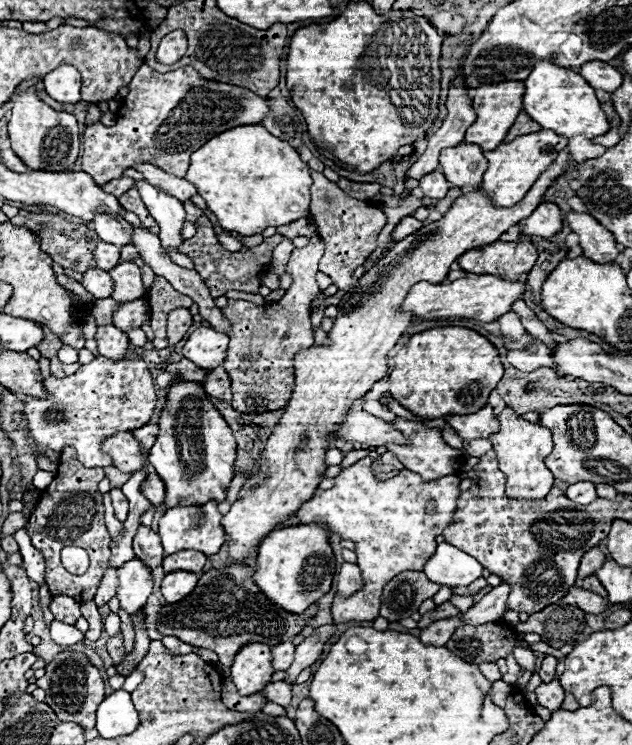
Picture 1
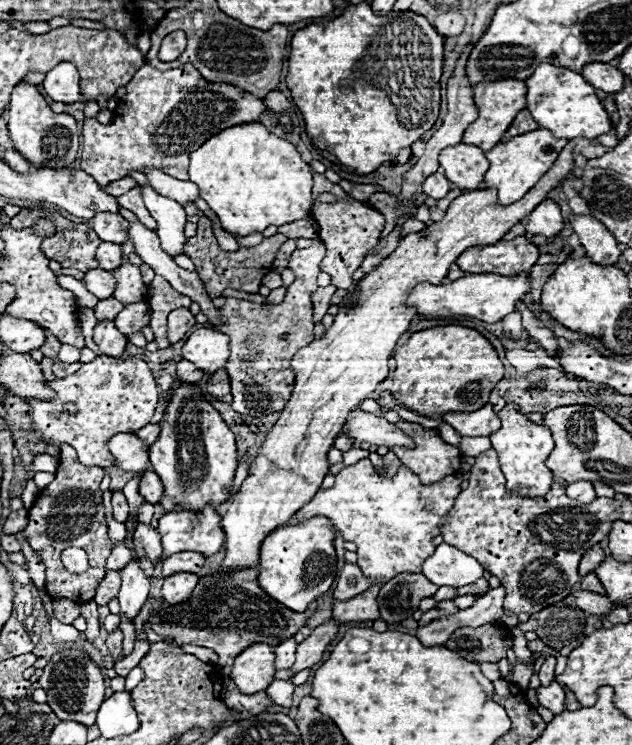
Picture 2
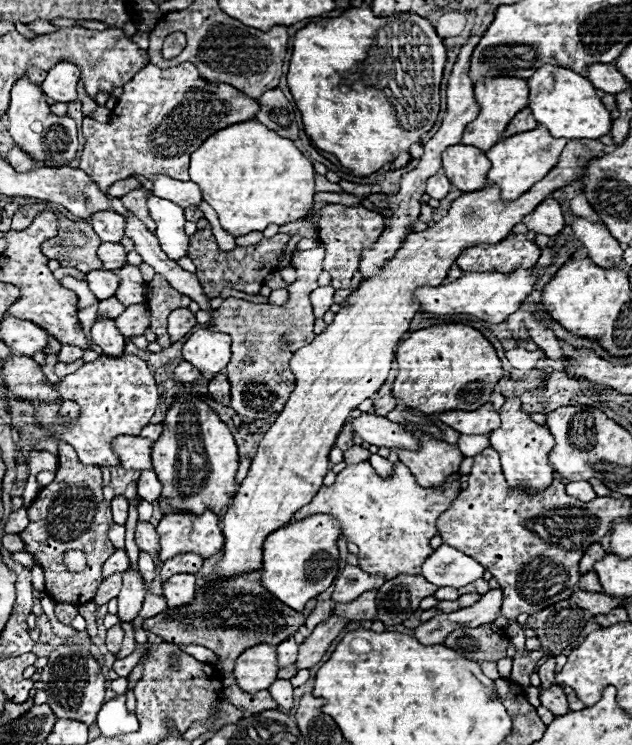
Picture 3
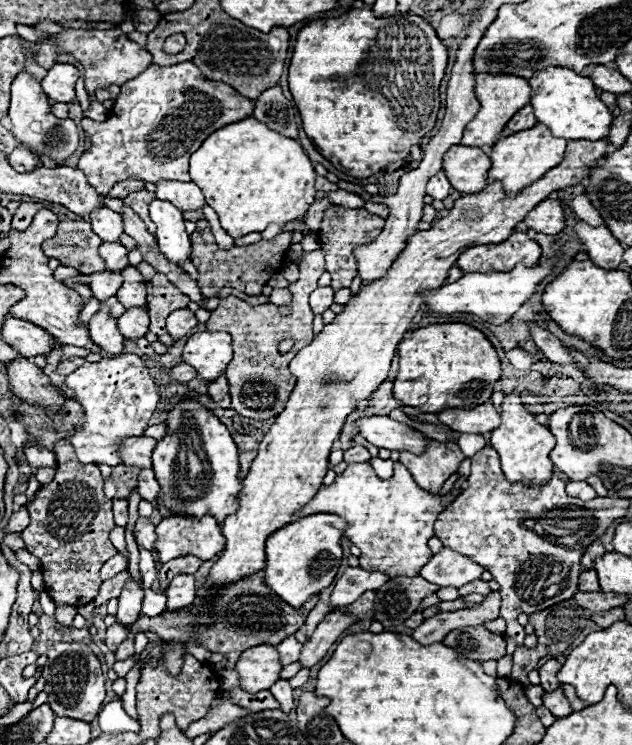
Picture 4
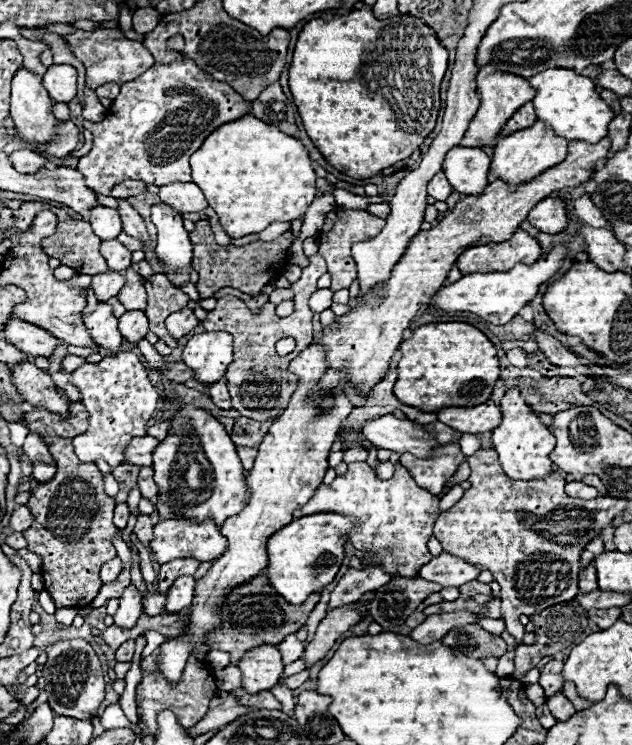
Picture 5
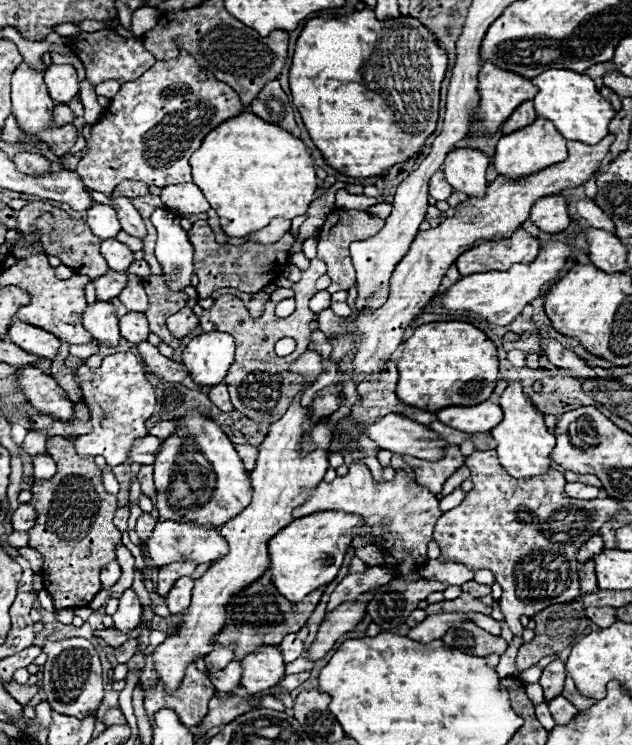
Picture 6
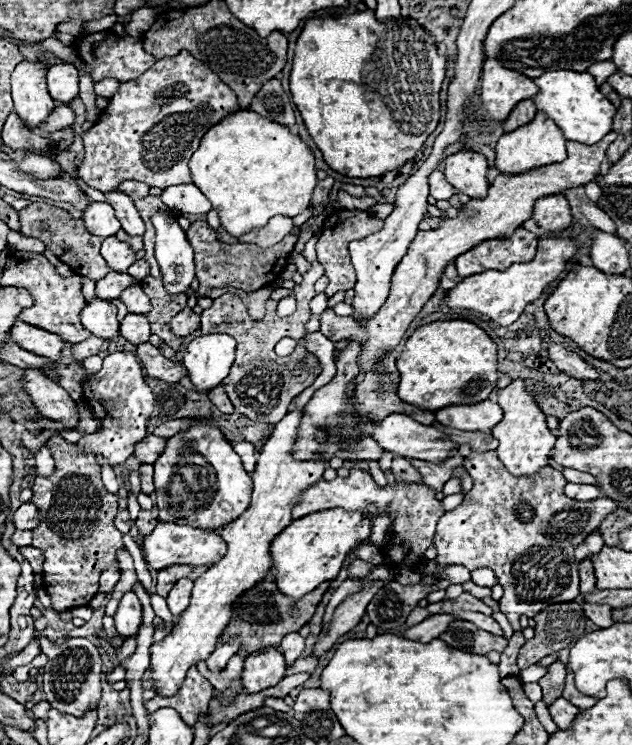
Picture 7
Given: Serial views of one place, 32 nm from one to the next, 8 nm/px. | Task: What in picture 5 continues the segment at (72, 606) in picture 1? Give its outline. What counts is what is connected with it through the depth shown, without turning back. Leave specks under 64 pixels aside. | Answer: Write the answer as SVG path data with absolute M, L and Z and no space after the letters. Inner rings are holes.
M66 606L66 608L56 608L56 620L62 624L62 626L72 626L72 620L74 620L74 616L78 614L78 610L76 608L70 608L70 606Z

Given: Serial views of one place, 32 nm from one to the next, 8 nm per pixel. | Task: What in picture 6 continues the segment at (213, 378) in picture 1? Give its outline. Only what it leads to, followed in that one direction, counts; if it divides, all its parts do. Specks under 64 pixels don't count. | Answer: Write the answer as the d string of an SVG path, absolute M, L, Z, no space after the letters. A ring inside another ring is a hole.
M220 382L218 386L212 386L208 396L210 396L210 400L212 400L222 412L234 410L234 406L232 406L232 402L230 402L230 398L228 398L228 390L226 390L226 384L224 384L224 382Z

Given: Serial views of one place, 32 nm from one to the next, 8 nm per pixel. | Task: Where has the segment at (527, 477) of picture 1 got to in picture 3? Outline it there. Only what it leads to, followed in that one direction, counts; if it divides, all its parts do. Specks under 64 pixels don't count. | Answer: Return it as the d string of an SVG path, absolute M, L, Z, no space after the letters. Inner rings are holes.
M506 400L502 412L502 426L490 434L492 448L500 454L502 472L508 480L510 488L526 488L530 492L542 492L554 480L554 470L548 466L548 454L554 448L554 438L546 426L530 420L526 412L522 412L518 400Z

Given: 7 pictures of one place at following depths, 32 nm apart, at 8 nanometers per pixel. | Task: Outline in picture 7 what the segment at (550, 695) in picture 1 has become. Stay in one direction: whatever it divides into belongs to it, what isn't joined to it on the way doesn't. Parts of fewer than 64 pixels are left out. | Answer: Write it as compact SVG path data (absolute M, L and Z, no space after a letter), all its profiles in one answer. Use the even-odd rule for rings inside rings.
M558 698L558 700L552 702L552 706L550 706L552 720L554 720L560 728L568 728L568 726L572 724L572 718L576 718L578 712L580 712L580 710L578 710L574 704L570 704L568 700L564 700L564 698Z

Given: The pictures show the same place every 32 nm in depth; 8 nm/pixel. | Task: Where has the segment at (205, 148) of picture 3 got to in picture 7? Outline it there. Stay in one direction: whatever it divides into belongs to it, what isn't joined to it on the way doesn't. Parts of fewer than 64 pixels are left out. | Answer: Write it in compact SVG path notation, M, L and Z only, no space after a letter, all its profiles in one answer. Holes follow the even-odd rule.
M238 110L206 132L200 148L190 158L190 172L192 182L204 192L204 196L212 202L212 208L218 212L222 228L236 238L254 228L266 226L268 220L278 214L286 214L288 218L302 214L310 206L312 190L318 184L314 156L306 142L300 136L294 136L288 128L250 110Z

